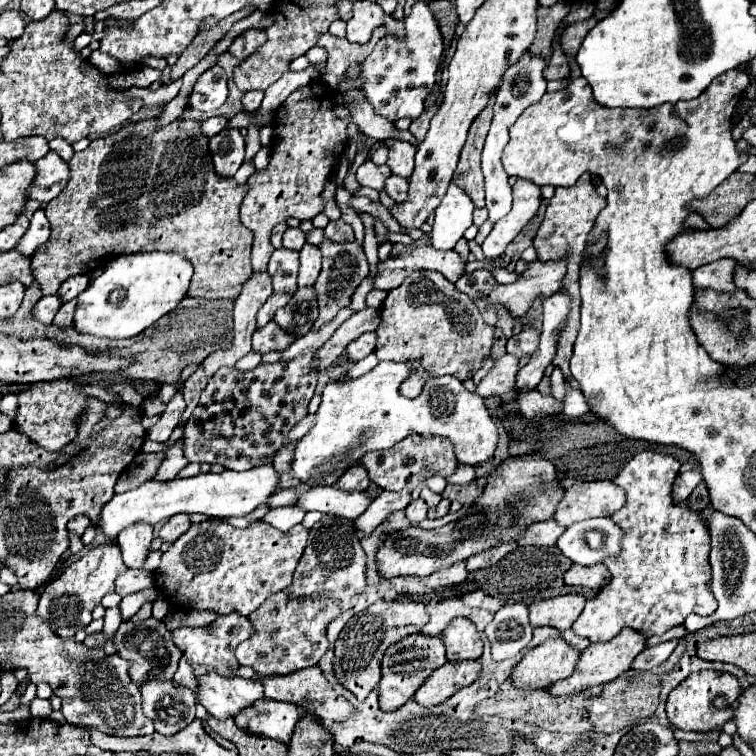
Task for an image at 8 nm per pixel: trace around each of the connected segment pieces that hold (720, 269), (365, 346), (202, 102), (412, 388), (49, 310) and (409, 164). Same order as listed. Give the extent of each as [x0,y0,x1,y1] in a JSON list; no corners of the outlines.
[[693,259,737,293],[345,333,377,361],[189,65,227,111],[401,375,423,397],[31,295,61,325],[387,139,417,179]]

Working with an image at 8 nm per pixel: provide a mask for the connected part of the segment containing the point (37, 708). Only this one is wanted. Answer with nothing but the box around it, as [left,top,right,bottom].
[29,697,51,719]

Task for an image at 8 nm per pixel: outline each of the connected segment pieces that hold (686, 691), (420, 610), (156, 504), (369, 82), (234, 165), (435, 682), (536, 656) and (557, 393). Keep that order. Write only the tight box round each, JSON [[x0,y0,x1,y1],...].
[[667,669,743,733],[335,601,429,701],[93,465,277,537],[359,1,443,121],[209,129,245,177],[415,661,481,707],[511,637,581,687],[550,368,565,401]]

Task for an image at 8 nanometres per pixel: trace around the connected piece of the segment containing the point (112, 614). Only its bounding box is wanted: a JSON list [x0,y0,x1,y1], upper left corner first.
[103,607,122,638]

